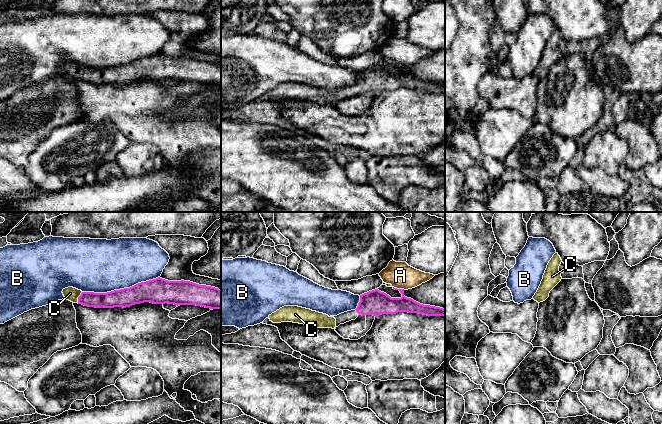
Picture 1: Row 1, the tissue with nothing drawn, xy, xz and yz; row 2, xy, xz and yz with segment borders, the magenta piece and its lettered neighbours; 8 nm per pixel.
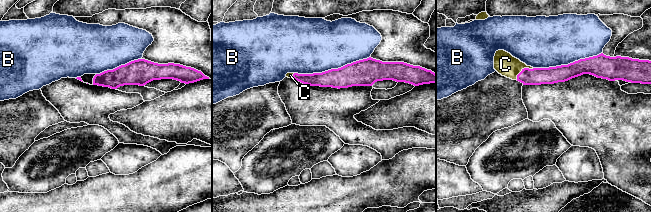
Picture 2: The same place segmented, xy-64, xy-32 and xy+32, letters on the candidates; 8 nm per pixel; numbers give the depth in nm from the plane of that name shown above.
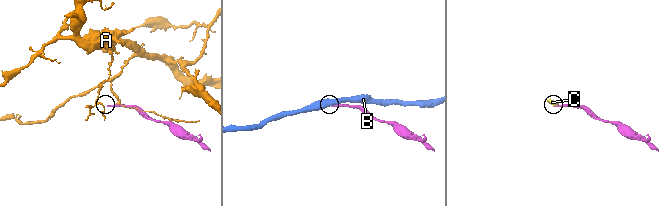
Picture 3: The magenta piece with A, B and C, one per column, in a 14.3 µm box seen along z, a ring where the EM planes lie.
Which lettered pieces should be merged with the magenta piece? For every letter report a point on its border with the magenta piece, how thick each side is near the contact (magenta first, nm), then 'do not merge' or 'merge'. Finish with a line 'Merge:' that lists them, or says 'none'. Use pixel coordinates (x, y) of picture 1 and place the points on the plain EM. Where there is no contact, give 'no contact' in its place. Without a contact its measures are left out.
A: contact xz (399, 65); calibres 200 and 220 nm; do not merge
B: contact xy (120, 65); calibres 180 and 440 nm; do not merge
C: contact xy (78, 73); calibres 130 and 110 nm; merge
Merge: C

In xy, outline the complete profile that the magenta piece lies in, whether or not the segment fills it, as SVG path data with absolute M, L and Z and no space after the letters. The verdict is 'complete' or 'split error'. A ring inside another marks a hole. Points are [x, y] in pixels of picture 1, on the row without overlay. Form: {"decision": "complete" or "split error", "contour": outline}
{"decision": "split error", "contour": "M160 53L107 69L82 68L73 63L63 65L62 69L65 75L73 79L95 84L126 84L150 78L221 85L221 66L218 64L184 56L168 57Z"}

